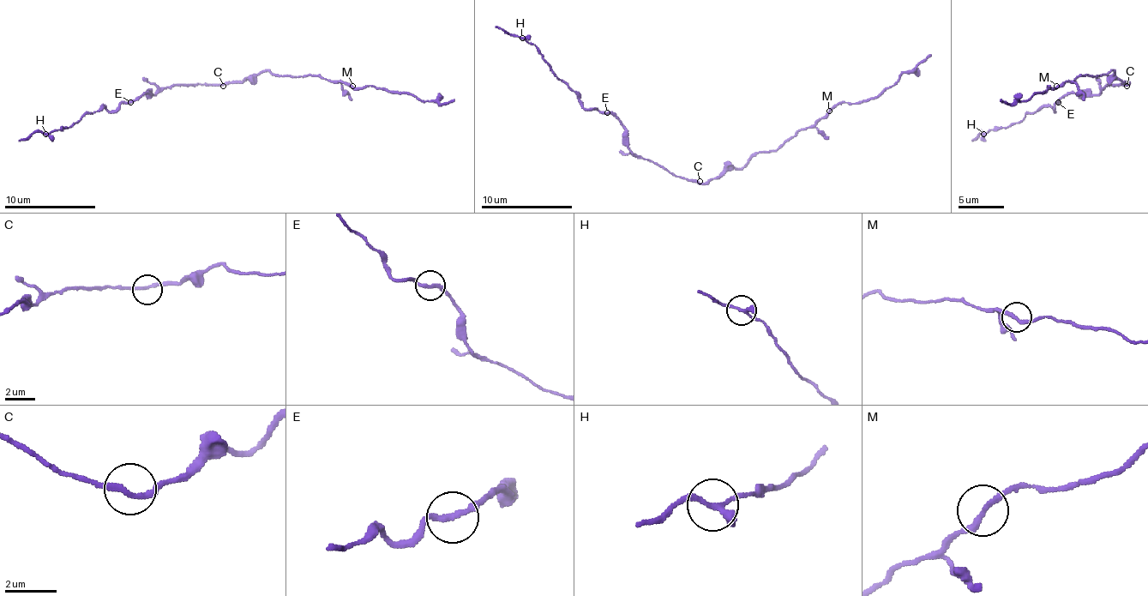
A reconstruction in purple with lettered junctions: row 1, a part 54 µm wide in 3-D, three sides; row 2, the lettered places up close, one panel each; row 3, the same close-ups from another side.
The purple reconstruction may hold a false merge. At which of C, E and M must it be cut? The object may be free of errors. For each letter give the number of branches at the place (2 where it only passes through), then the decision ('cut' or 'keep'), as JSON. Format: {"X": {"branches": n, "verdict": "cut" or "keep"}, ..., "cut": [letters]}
{"C": {"branches": 2, "verdict": "keep"}, "E": {"branches": 2, "verdict": "keep"}, "M": {"branches": 2, "verdict": "keep"}, "cut": []}

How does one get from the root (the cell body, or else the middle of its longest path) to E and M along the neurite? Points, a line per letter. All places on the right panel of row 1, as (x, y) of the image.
E: (1129, 83), (1108, 83), (1097, 95), (1067, 93), (1059, 102)
M: (1129, 83), (1118, 79), (1113, 72), (1106, 72), (1097, 76), (1079, 75), (1072, 81), (1063, 81), (1056, 86)

